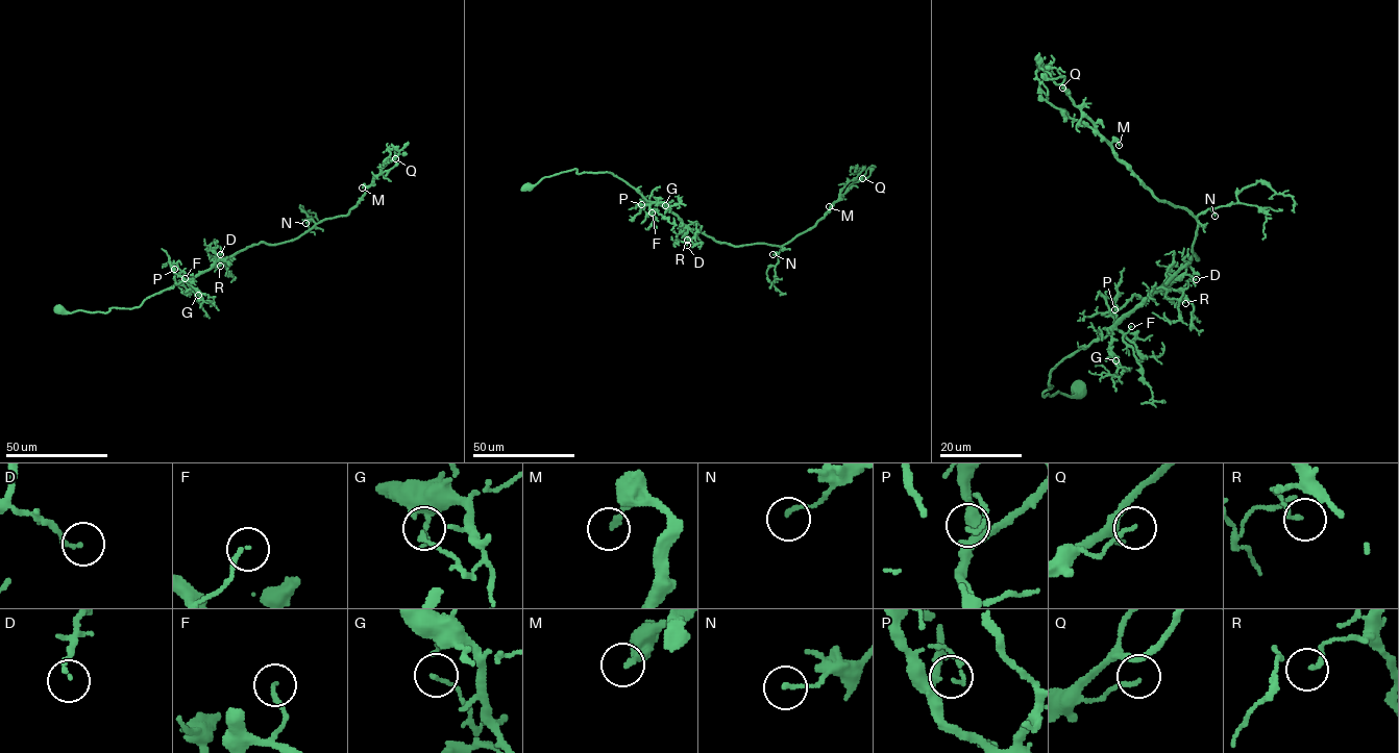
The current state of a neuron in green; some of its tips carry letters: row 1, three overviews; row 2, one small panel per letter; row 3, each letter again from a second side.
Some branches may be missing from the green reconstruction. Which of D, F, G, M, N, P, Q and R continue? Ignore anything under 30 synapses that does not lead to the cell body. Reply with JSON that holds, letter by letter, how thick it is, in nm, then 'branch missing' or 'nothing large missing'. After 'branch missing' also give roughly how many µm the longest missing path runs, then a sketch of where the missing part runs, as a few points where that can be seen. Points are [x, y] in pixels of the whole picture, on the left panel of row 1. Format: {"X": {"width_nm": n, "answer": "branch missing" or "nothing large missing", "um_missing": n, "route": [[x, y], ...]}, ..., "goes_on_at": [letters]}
{"D": {"width_nm": 160, "answer": "branch missing", "um_missing": 10}, "F": {"width_nm": 120, "answer": "nothing large missing"}, "G": {"width_nm": 130, "answer": "nothing large missing"}, "M": {"width_nm": 130, "answer": "nothing large missing"}, "N": {"width_nm": 130, "answer": "nothing large missing"}, "P": {"width_nm": 110, "answer": "nothing large missing"}, "Q": {"width_nm": 110, "answer": "nothing large missing"}, "R": {"width_nm": 110, "answer": "nothing large missing"}, "goes_on_at": ["D"]}

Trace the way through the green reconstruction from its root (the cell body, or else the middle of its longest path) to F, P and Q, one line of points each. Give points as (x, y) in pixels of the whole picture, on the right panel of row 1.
F: (1081, 390), (1074, 396), (1042, 395), (1052, 387), (1050, 372), (1063, 358), (1109, 330), (1124, 333), (1131, 326)
P: (1081, 390), (1074, 396), (1042, 395), (1052, 387), (1050, 372), (1063, 358), (1107, 333), (1114, 309)
Q: (1081, 390), (1042, 395), (1063, 358), (1102, 339), (1197, 258), (1197, 220), (1160, 202), (1062, 88)

